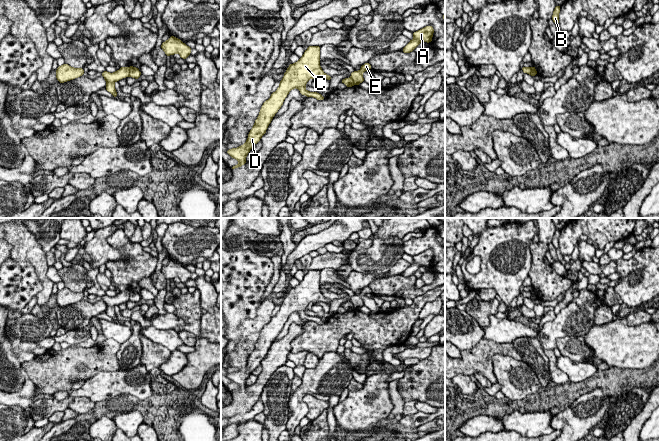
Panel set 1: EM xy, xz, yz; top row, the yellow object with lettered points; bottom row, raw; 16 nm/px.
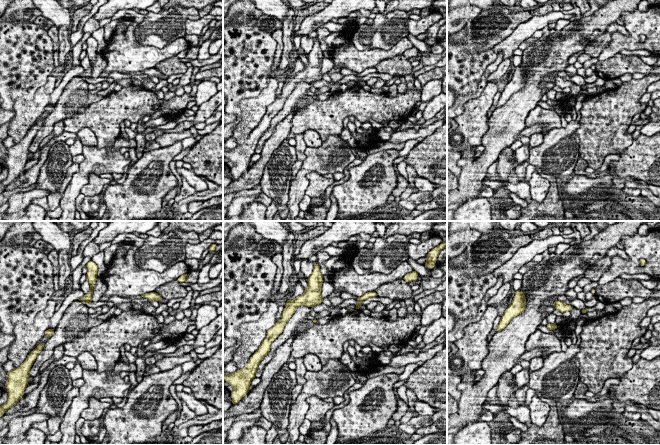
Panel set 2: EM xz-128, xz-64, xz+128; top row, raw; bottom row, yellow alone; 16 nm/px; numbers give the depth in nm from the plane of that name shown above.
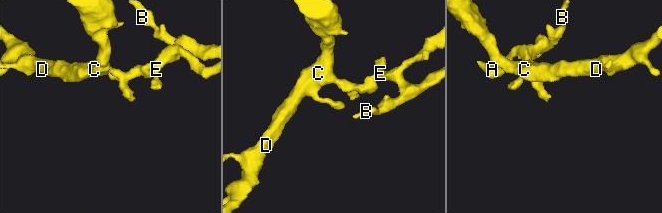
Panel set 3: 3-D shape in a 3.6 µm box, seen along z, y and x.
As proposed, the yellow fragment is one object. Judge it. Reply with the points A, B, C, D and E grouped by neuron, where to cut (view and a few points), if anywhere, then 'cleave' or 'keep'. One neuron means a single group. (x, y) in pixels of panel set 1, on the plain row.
groups A B E / C D; cut xy (128, 291), (129, 299); cleave

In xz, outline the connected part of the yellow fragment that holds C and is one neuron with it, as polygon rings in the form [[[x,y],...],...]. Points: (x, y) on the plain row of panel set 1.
[[[309,270],[296,287],[289,288],[278,313],[263,327],[255,348],[248,358],[246,367],[238,372],[227,374],[227,377],[239,386],[237,389],[231,391],[231,394],[241,391],[246,387],[247,378],[255,368],[260,366],[272,342],[281,332],[285,322],[292,313],[297,312],[302,319],[314,321],[320,325],[325,323],[321,318],[309,316],[305,313],[310,302],[315,303],[320,301],[328,305],[331,303],[331,300],[325,298],[320,291],[320,270]]]

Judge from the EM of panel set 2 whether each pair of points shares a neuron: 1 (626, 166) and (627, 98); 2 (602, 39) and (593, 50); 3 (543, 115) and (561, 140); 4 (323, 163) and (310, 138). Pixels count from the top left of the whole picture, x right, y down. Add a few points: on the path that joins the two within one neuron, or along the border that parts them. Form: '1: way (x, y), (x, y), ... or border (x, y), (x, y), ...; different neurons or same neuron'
1: border (633, 139), (623, 151), (615, 153); different neurons
2: way (599, 42), (594, 47); same neuron
3: border (560, 126), (551, 128), (544, 135); different neurons
4: border (323, 142), (317, 147), (307, 147); different neurons

